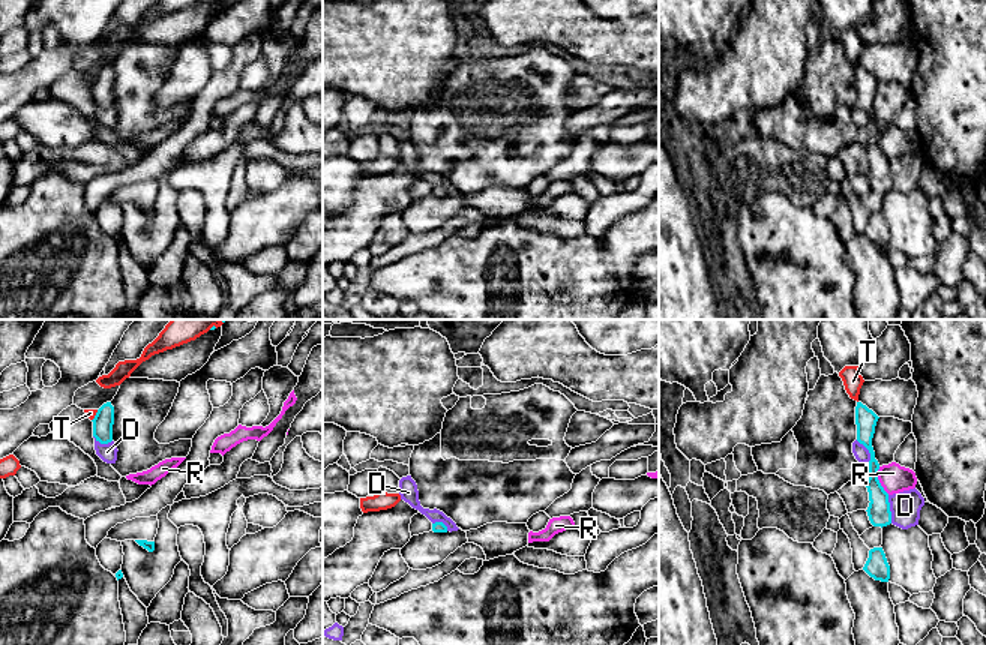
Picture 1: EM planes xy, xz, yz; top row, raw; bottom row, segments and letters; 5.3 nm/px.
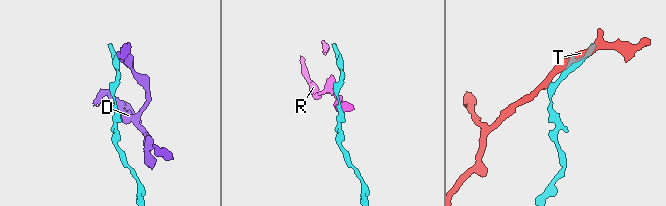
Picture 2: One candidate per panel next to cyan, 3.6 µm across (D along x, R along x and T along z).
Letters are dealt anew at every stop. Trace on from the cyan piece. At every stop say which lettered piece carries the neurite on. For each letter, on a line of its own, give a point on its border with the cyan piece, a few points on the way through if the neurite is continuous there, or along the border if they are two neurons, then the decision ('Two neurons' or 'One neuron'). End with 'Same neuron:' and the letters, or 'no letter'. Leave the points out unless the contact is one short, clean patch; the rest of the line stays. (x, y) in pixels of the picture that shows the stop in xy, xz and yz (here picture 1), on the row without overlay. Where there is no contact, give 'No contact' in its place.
D: Touches cyan at yz (889, 173). Two neurons
R: Touches cyan at yz (878, 144). Boundary: yz (878, 131), (878, 146), (889, 158). Two neurons
T: Touches cyan at xy (95, 80). Two neurons
Same neuron: no letter

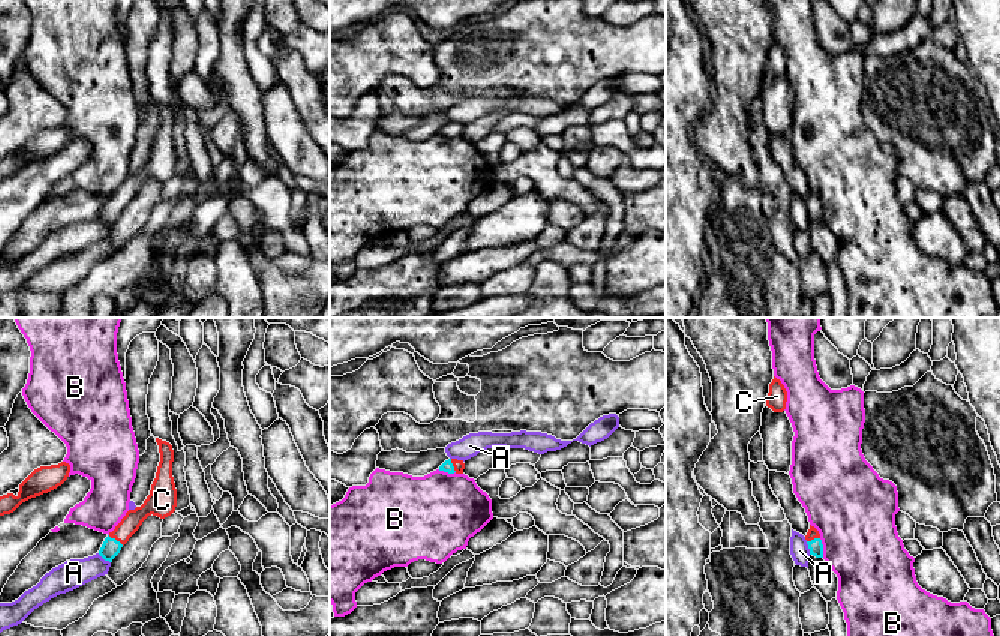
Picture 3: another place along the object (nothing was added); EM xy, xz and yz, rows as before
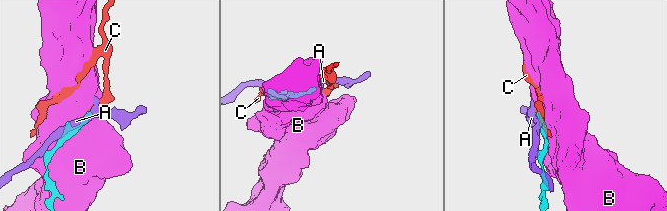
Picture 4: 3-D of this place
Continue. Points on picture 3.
A: Touches cyan at yz (808, 212). Two neurons
B: Touches cyan at yz (822, 212). Two neurons
C: Touches cyan at xy (114, 203). Path across: xy (111, 212), (114, 203), (132, 185). One neuron
Same neuron: C

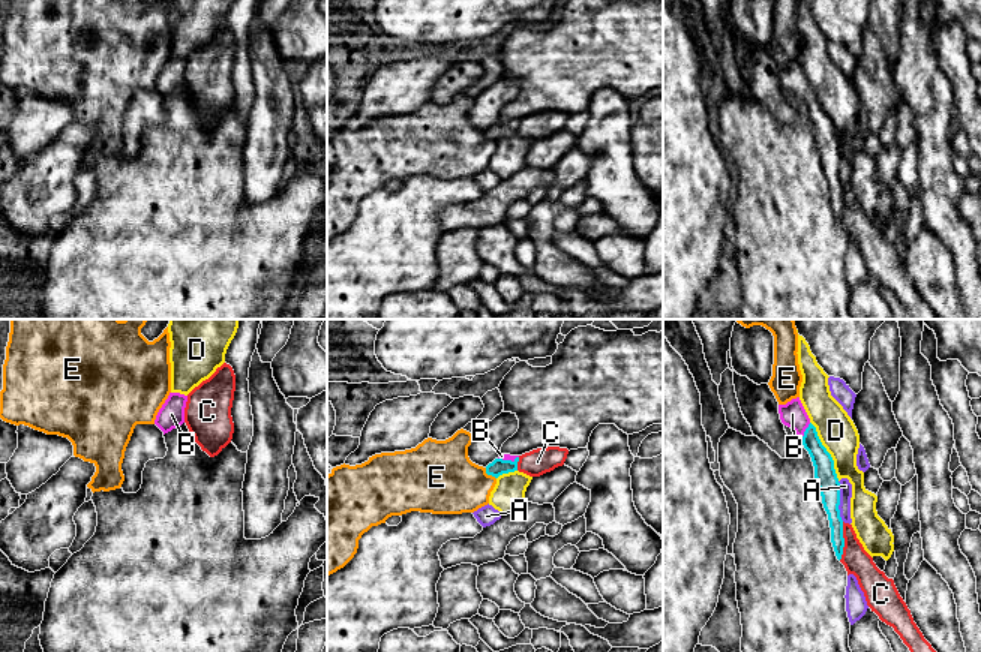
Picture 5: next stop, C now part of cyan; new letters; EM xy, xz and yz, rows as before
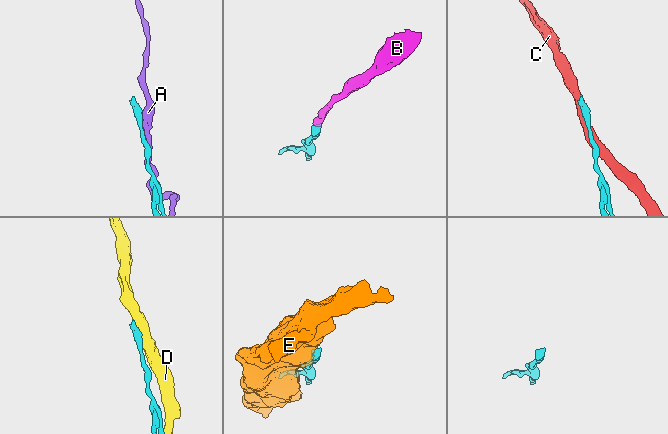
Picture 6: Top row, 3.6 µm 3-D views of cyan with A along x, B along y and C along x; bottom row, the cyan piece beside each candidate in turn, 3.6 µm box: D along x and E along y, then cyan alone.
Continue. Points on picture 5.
A: Touches cyan at yz (839, 165). Two neurons
B: Touches cyan at yz (806, 95). Path across: yz (824, 129), (806, 95), (792, 78). One neuron
C: Touches cyan at yz (843, 206). Two neurons
D: Touches cyan at yz (827, 116). Boundary: yz (810, 86), (833, 125), (839, 144). Two neurons
E: Touches cyan at xz (489, 138). Two neurons
Same neuron: B

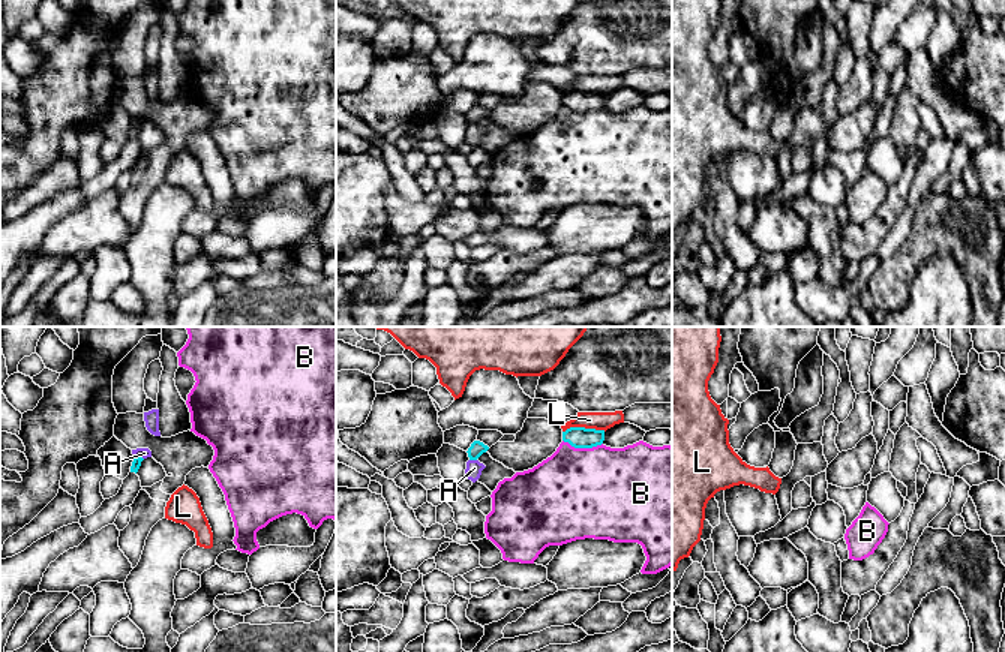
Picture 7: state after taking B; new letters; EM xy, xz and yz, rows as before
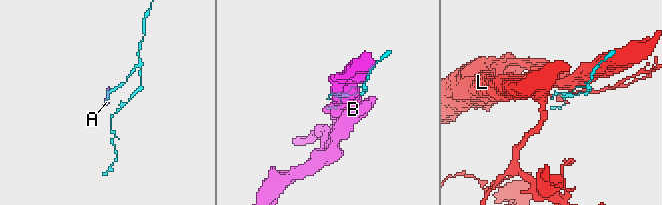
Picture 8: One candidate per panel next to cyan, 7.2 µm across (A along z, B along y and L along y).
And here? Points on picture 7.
A: Touches cyan at xy (138, 122). Two neurons
B: Touches cyan at xz (582, 111). Two neurons
L: Touches cyan at xz (584, 92). Two neurons
Same neuron: no letter

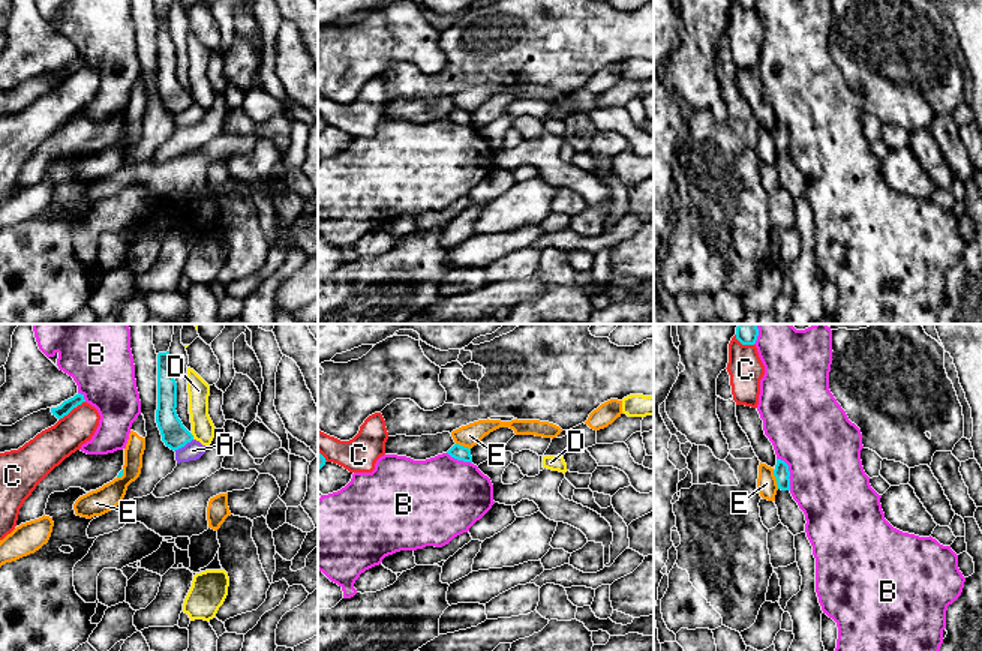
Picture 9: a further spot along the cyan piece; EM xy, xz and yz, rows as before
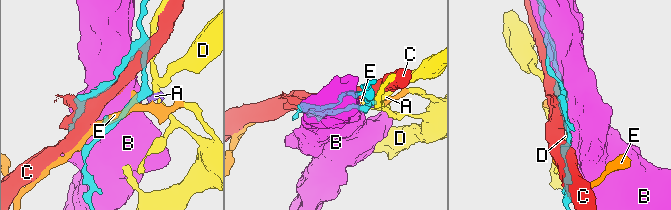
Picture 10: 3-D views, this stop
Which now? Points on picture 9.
A: Touches cyan at xy (183, 110). Boundary: xy (192, 102), (174, 114). Two neurons
B: Touches cyan at yz (789, 137). Two neurons
C: Touches cyan at xy (71, 74). Two neurons
D: Touches cyan at xy (192, 101). Boundary: xy (191, 98), (194, 102). Two neurons
E: Touches cyan at yz (777, 143). Boundary: yz (772, 134), (778, 152). Two neurons
Same neuron: no letter

